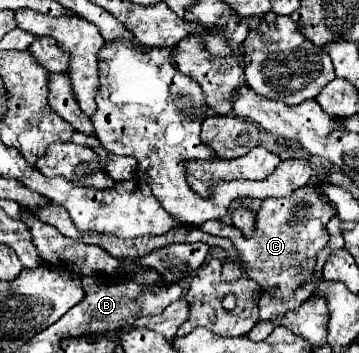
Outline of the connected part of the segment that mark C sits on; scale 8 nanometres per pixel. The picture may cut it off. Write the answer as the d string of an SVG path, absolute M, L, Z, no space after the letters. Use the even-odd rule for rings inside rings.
M304 185L296 189L290 197L284 199L264 199L260 209L256 211L256 227L250 237L244 237L236 227L224 225L218 221L202 223L204 231L216 233L220 237L228 237L236 251L242 255L242 263L224 261L224 279L232 281L236 277L252 277L264 291L270 291L278 299L288 299L298 287L314 283L312 267L316 253L328 245L328 221L336 215L336 207L328 201L326 195L316 191L314 185ZM246 265L248 271L240 267Z

